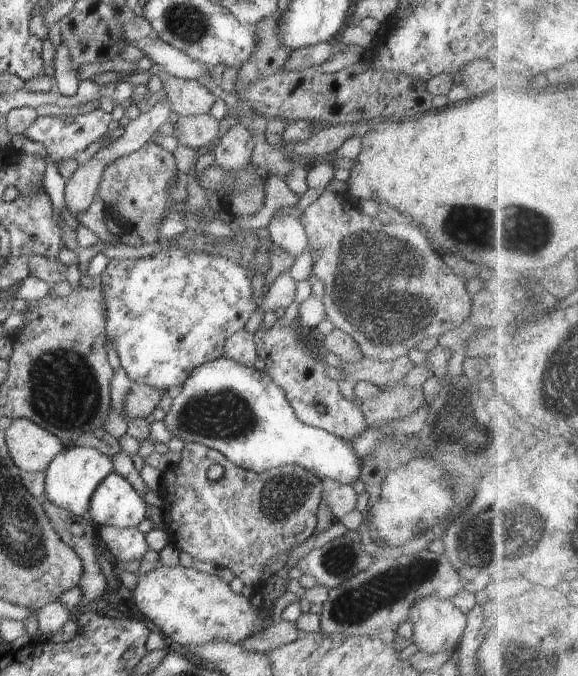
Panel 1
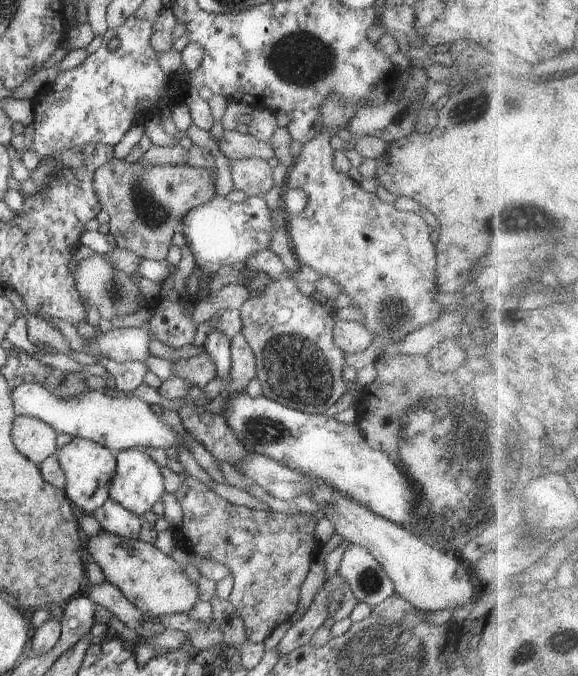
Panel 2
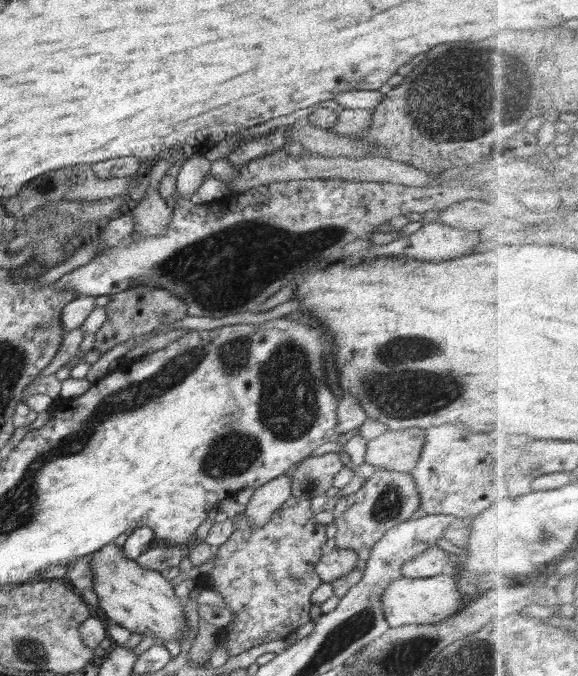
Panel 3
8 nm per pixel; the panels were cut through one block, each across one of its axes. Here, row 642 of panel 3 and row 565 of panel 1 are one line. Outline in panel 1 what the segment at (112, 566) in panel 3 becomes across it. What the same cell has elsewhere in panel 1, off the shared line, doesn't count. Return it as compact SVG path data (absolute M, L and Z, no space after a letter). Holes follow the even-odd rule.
M144 566L137 575L138 586L133 591L136 608L144 618L160 628L166 640L195 647L218 640L240 645L255 635L271 618L252 606L242 595L232 591L230 585L216 575L209 575L191 567Z

